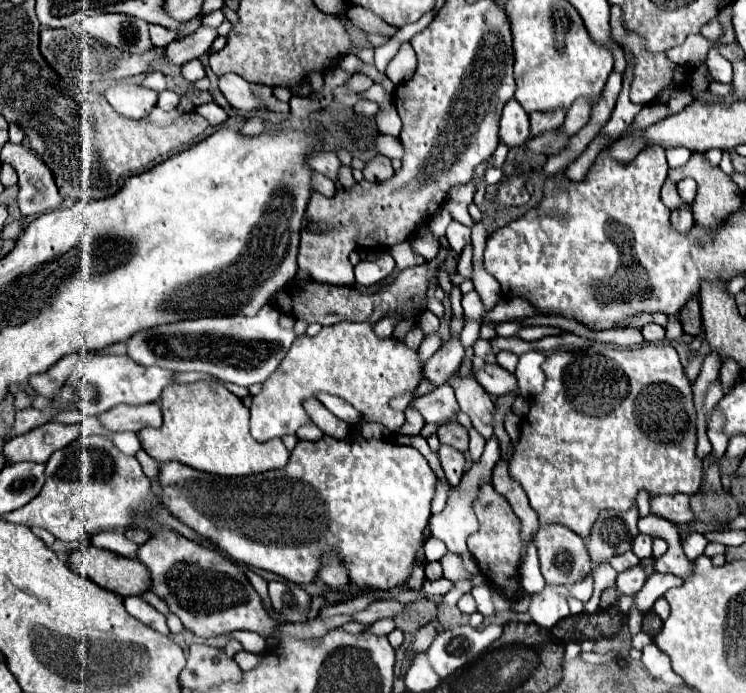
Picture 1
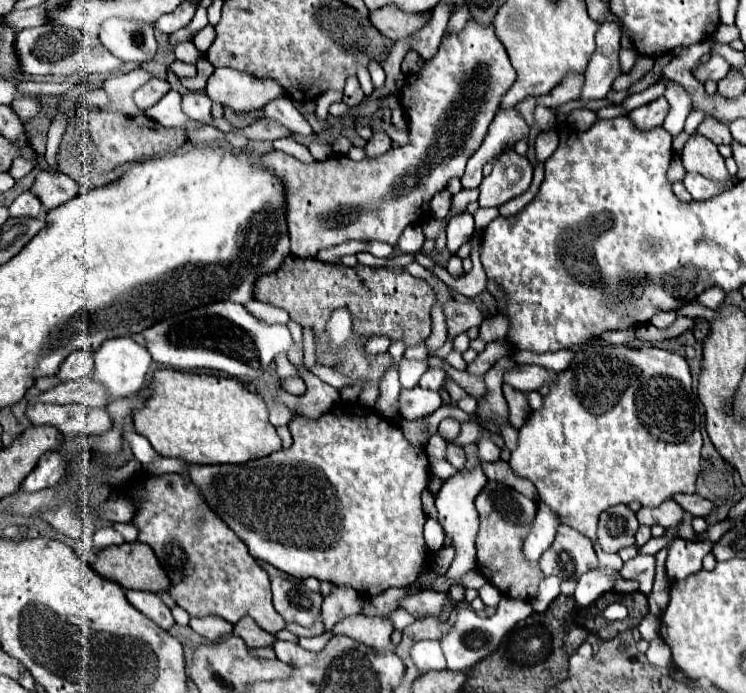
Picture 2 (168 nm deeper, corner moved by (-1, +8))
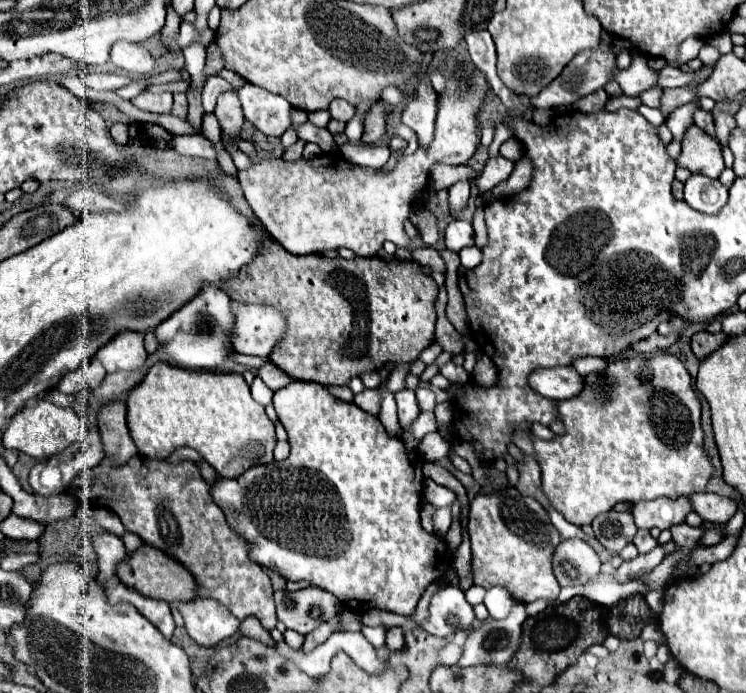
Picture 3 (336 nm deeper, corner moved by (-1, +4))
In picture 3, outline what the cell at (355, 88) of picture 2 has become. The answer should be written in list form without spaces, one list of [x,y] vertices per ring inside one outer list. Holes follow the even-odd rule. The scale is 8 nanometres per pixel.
[[[332,100],[328,110],[330,110],[332,118],[342,120],[342,122],[348,122],[354,116],[354,106],[350,102],[346,102],[346,100]]]

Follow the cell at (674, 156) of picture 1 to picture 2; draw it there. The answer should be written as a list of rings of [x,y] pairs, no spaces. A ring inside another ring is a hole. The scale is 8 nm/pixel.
[[[700,110],[690,112],[685,122],[684,131],[690,135],[695,133],[698,125],[703,121],[704,118],[705,116]]]

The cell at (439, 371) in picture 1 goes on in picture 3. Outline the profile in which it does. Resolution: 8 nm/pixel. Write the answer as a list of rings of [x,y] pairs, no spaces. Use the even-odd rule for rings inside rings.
[[[432,388],[416,390],[416,398],[420,404],[420,410],[434,410],[436,408],[436,394],[432,392]]]

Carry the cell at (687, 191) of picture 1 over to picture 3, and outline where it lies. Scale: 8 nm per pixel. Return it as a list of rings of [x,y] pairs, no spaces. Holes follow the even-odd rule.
[[[692,174],[684,186],[684,202],[704,214],[716,214],[728,202],[728,188],[720,180]]]

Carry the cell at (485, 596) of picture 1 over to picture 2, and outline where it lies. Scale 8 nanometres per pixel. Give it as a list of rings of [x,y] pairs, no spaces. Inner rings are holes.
[[[486,582],[486,584],[480,588],[480,598],[484,600],[484,604],[486,604],[488,608],[496,608],[498,602],[500,602],[500,598],[502,598],[502,592],[500,592],[494,584]]]

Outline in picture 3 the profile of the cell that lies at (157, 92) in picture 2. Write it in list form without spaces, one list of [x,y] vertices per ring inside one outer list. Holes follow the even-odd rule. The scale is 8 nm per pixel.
[[[142,92],[136,98],[132,98],[132,104],[140,110],[146,112],[170,112],[172,108],[172,94],[170,92],[162,92],[162,94],[152,94],[152,92]]]

